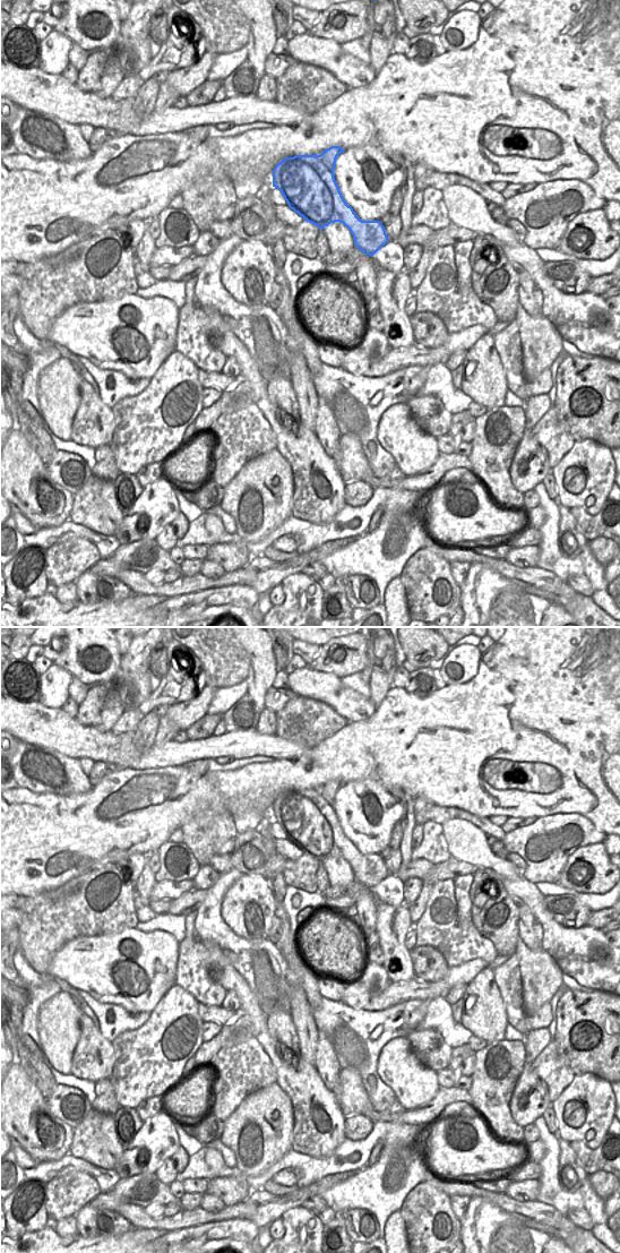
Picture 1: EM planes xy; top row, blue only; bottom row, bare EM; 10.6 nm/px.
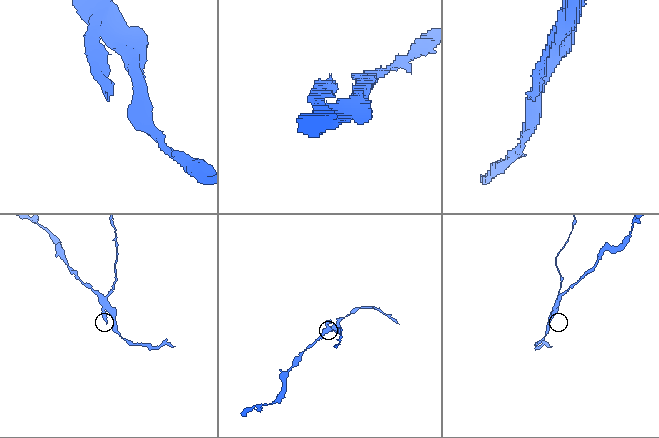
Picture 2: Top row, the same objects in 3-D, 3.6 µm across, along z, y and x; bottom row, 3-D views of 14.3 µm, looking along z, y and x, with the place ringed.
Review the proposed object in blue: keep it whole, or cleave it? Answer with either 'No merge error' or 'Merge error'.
Merge error.

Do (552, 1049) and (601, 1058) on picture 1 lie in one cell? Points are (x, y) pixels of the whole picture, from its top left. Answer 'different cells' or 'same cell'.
different cells

